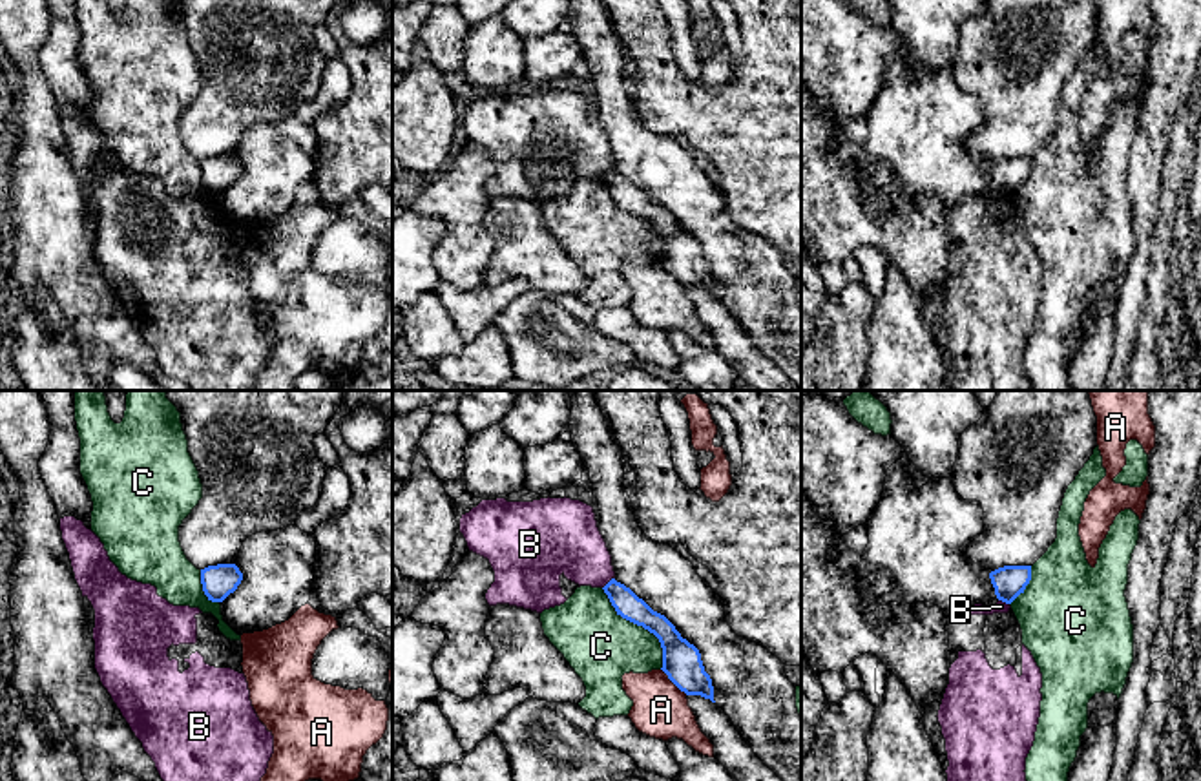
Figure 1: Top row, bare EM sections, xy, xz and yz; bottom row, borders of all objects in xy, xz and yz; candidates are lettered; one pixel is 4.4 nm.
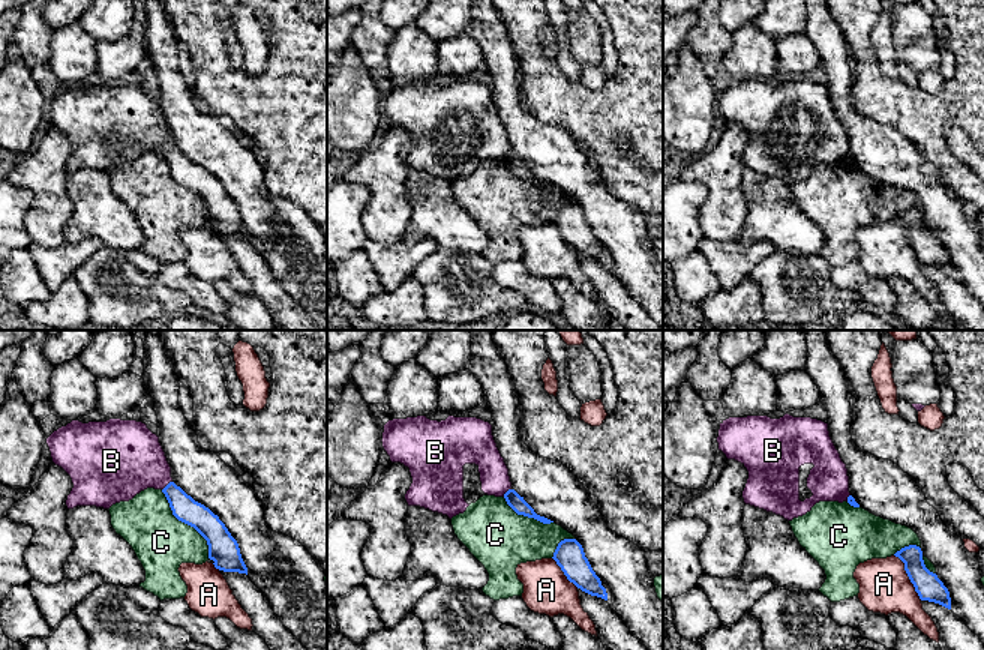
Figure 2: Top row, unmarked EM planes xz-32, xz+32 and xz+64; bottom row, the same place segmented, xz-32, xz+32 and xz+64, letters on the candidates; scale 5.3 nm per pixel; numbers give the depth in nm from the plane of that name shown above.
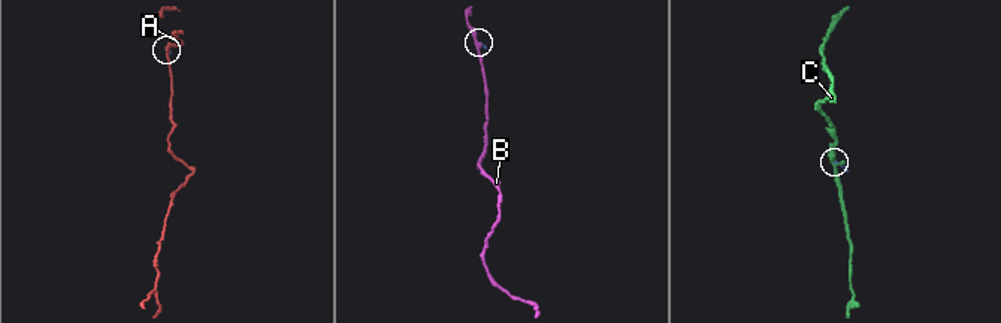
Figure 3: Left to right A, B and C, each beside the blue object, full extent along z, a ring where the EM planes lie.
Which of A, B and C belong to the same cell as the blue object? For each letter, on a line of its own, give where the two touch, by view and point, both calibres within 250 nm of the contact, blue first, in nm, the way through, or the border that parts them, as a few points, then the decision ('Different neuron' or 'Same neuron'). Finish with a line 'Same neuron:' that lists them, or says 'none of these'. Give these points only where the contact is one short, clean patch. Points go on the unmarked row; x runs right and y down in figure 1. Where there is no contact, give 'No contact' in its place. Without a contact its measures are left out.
A: Touches blue at xz (674, 274). Thickness 180 nm (blue) against 240 nm. Different neuron
B: Touches blue at xz (608, 174). Thickness 120 nm (blue) against 280 nm. Boundary: xz (614, 168), (603, 179). Different neuron
C: Touches blue at xz (641, 216). Thickness 180 nm (blue) against 320 nm. Different neuron
Same neuron: none of these

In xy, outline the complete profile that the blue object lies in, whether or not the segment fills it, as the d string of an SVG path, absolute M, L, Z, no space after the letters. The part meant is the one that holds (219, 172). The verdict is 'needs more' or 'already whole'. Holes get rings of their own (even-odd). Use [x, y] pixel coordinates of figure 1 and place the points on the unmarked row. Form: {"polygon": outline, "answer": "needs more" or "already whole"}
{"polygon": "M217 155L201 161L203 182L212 193L223 193L237 181L241 172L243 164L235 155Z", "answer": "already whole"}

